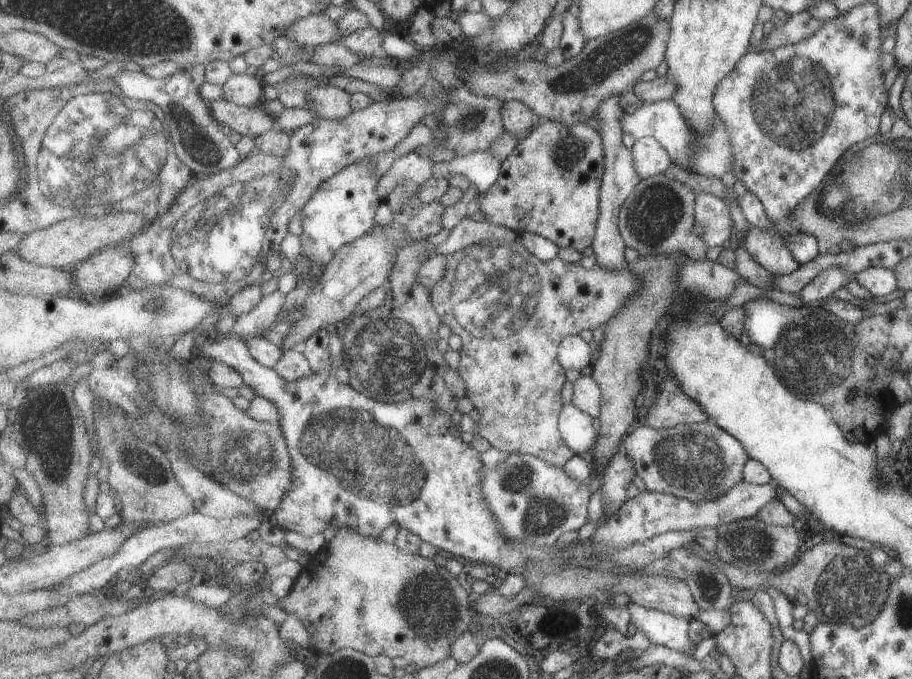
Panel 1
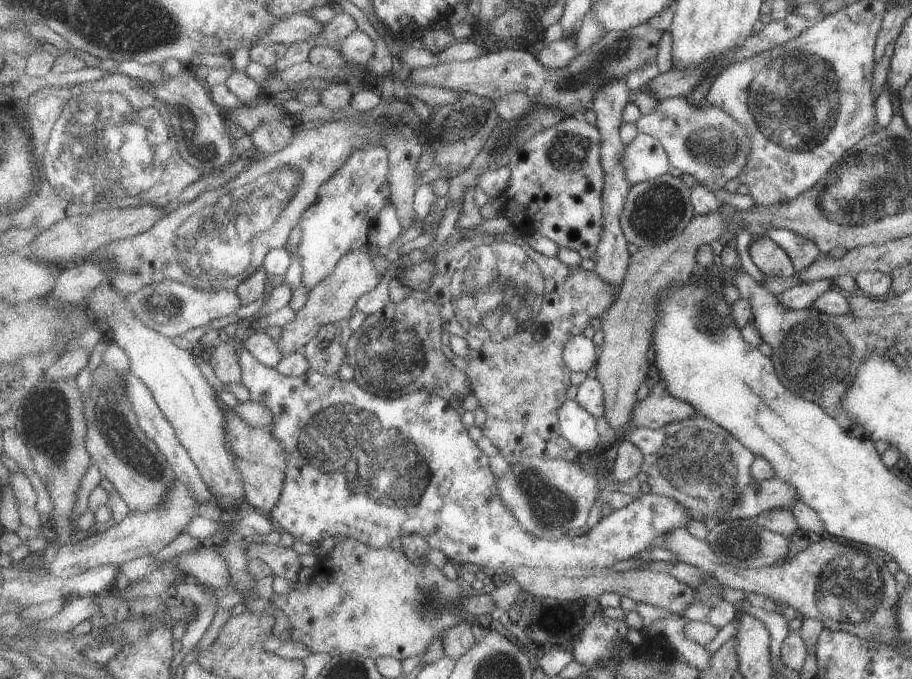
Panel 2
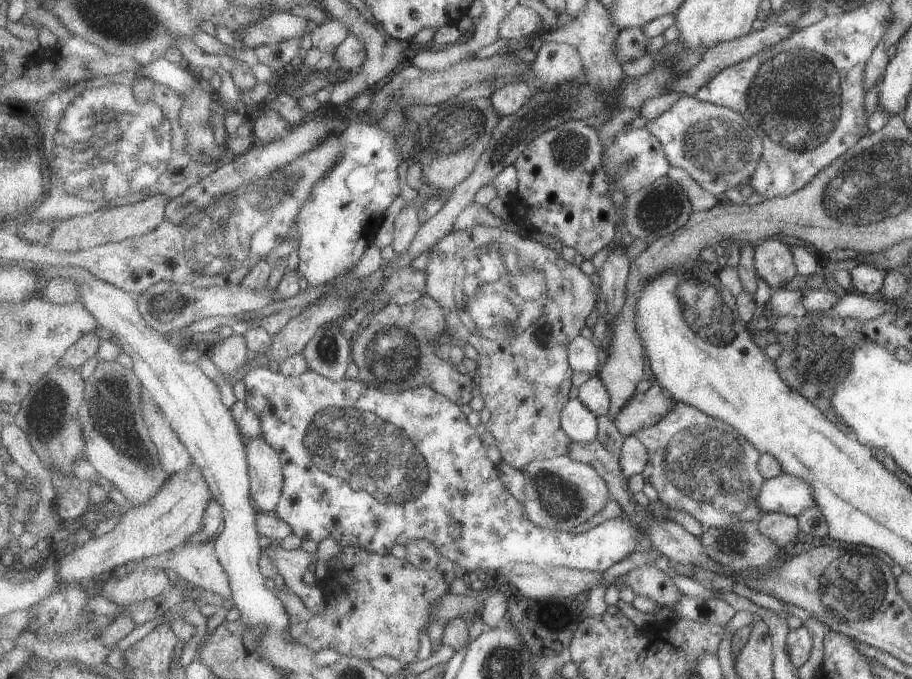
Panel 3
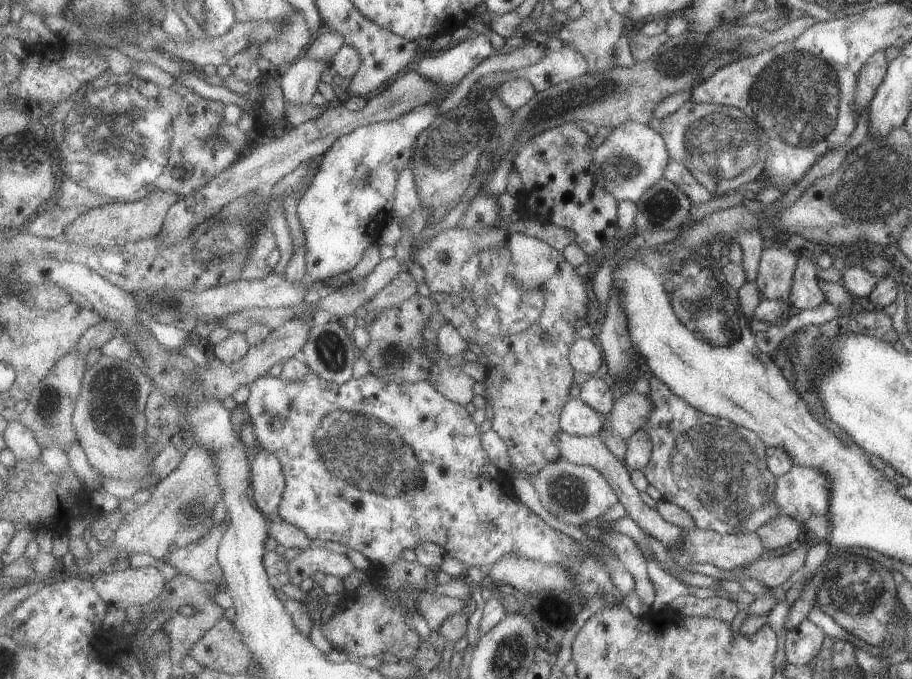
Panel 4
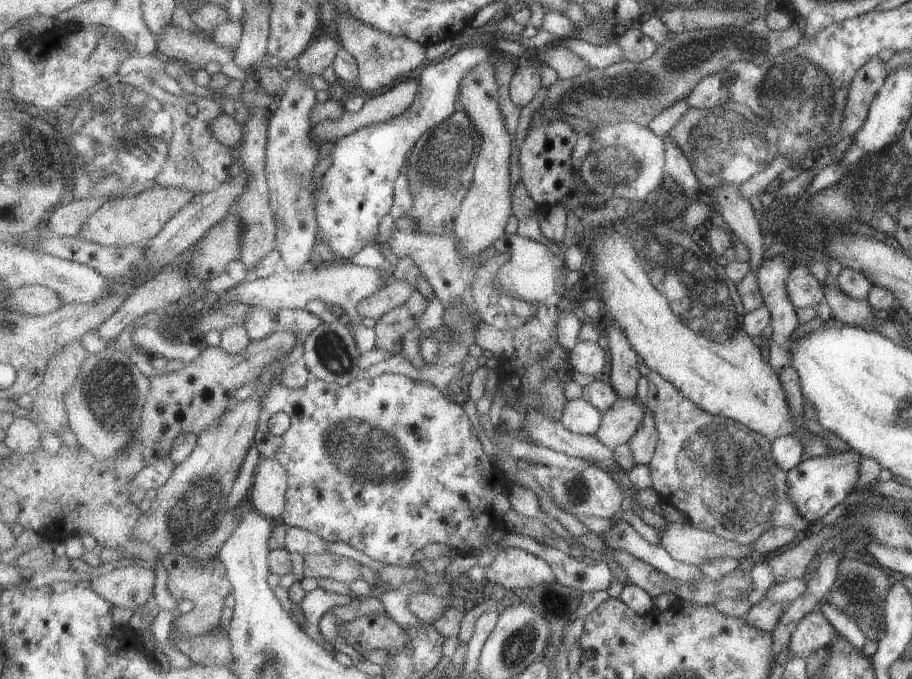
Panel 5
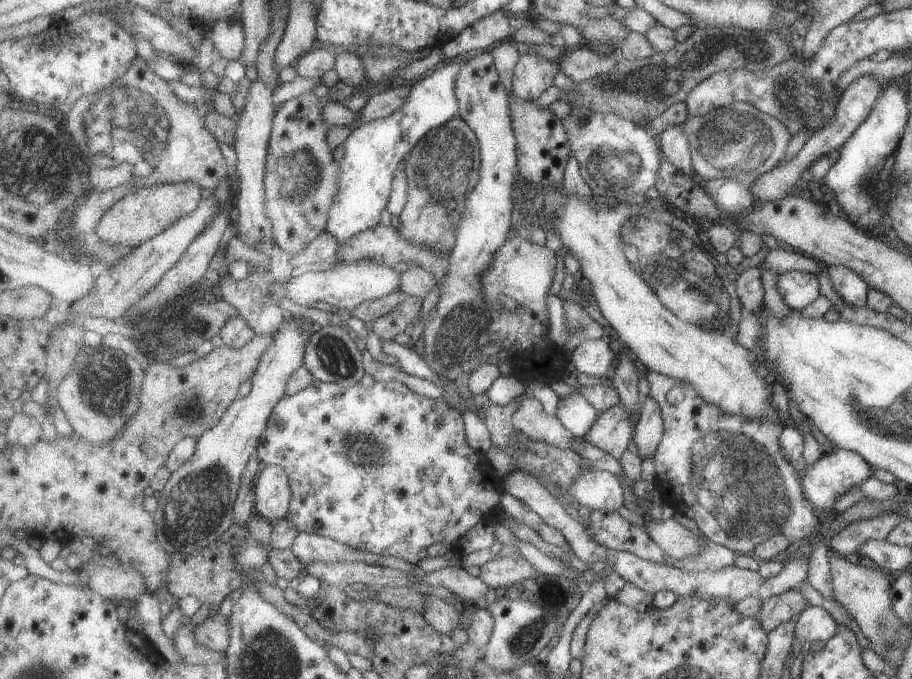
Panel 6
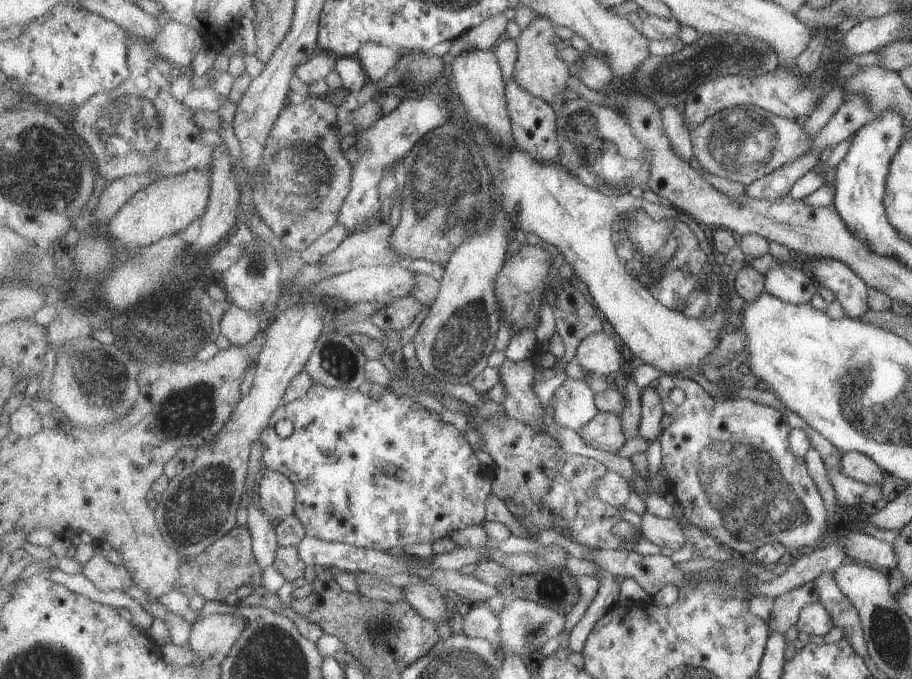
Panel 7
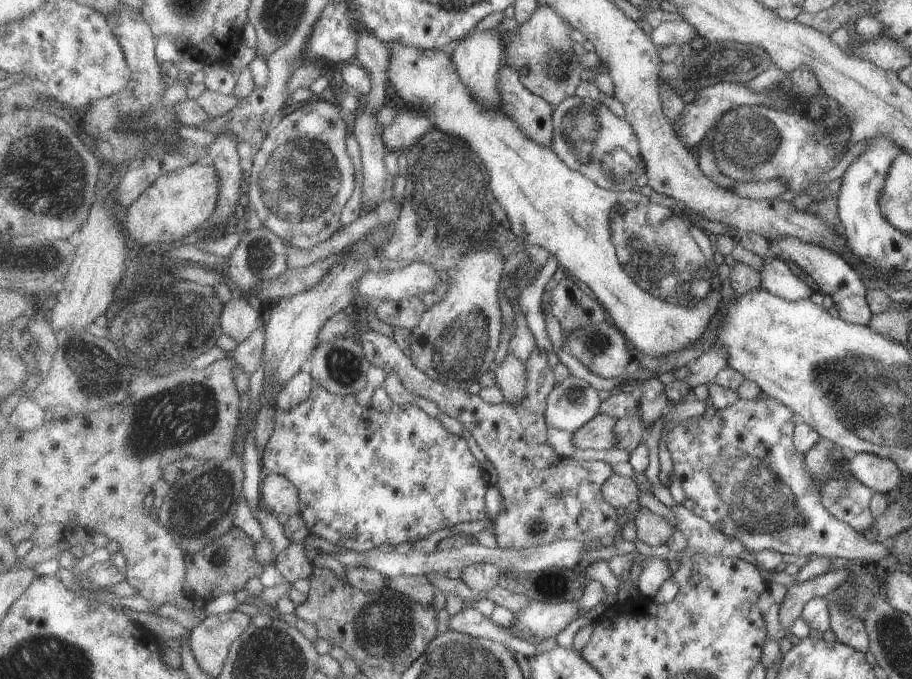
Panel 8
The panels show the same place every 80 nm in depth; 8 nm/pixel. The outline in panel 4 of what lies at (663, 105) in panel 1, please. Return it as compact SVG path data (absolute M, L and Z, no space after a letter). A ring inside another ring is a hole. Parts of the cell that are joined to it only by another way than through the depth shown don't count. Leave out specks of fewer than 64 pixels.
M694 100L686 101L675 113L664 118L660 132L667 140L671 158L683 162L715 196L729 194L761 176L769 151L769 138L766 131L747 114L736 107L700 104Z

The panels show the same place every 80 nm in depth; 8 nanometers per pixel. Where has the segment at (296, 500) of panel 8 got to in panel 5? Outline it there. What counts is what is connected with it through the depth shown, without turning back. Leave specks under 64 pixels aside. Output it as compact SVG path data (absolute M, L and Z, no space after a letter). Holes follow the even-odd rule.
M261 456L260 466L255 470L255 483L251 506L275 522L281 520L287 507L287 494L290 488L290 475L283 462Z

